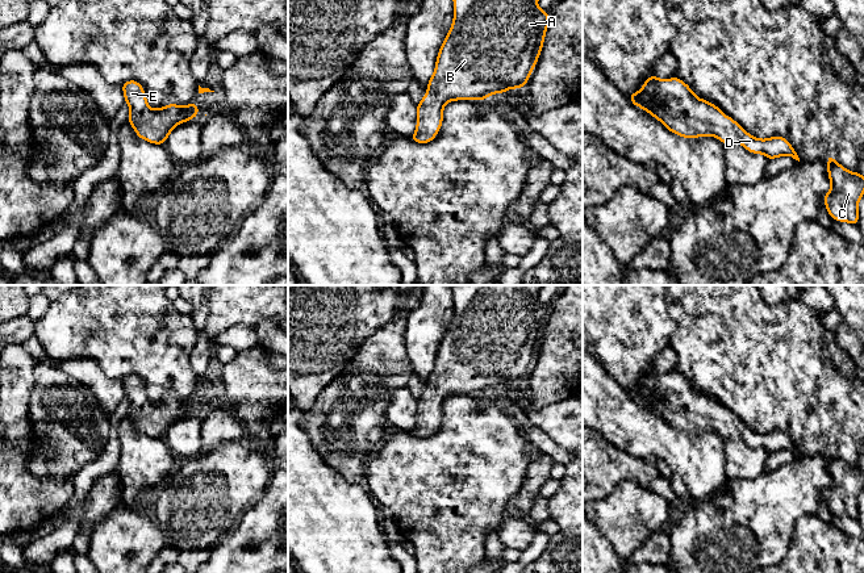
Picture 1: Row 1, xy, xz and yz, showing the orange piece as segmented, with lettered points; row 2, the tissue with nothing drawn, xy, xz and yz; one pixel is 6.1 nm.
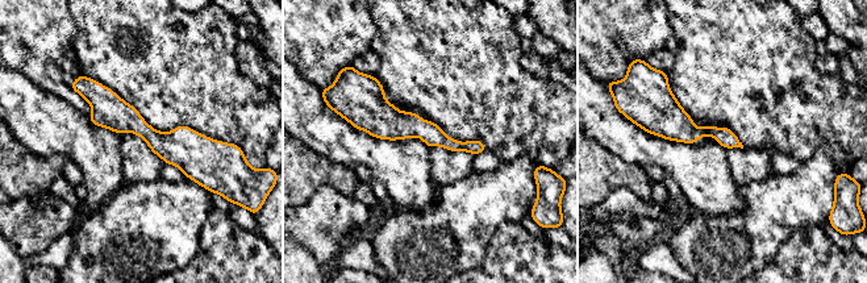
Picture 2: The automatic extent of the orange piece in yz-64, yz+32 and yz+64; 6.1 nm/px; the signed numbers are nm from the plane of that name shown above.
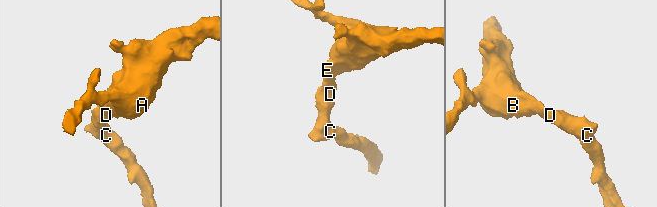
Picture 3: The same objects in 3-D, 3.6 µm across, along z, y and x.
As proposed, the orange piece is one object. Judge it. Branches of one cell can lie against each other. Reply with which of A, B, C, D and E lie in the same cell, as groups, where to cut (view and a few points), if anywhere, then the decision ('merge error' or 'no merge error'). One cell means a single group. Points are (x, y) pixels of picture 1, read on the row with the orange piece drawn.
A B C D E; no cut; no merge error

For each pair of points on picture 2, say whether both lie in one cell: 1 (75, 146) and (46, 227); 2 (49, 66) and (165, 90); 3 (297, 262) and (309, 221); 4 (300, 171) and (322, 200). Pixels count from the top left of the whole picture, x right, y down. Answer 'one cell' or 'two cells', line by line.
1: two cells
2: two cells
3: two cells
4: two cells

